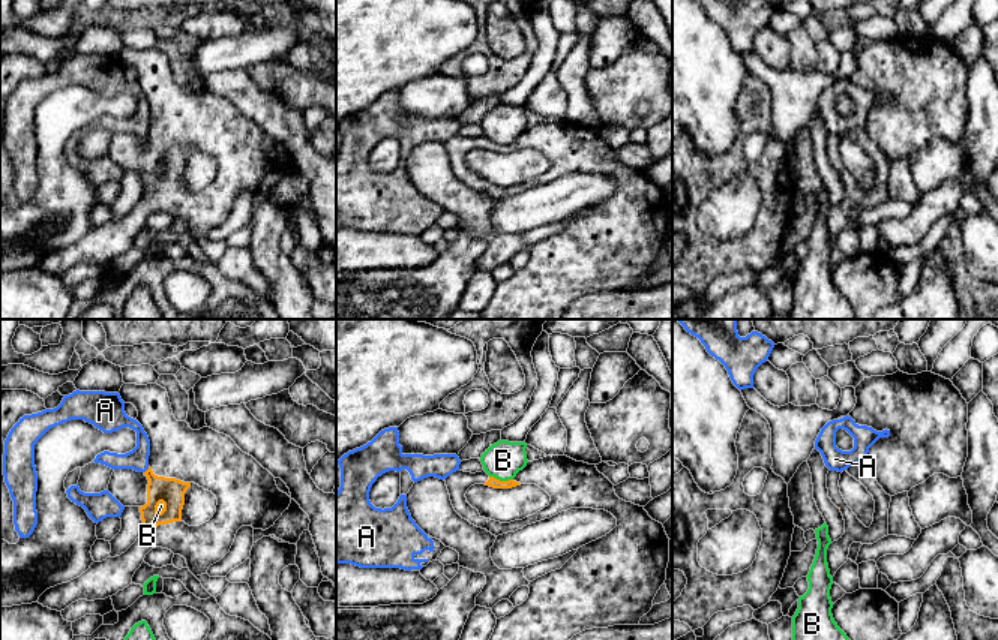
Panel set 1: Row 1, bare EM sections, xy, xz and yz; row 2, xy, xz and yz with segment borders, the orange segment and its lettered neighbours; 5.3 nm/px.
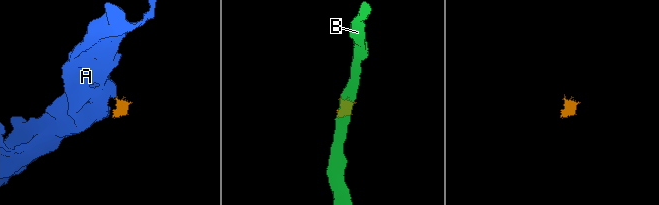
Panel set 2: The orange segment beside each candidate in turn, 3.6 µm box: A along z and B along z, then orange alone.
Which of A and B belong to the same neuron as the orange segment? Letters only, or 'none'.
none

